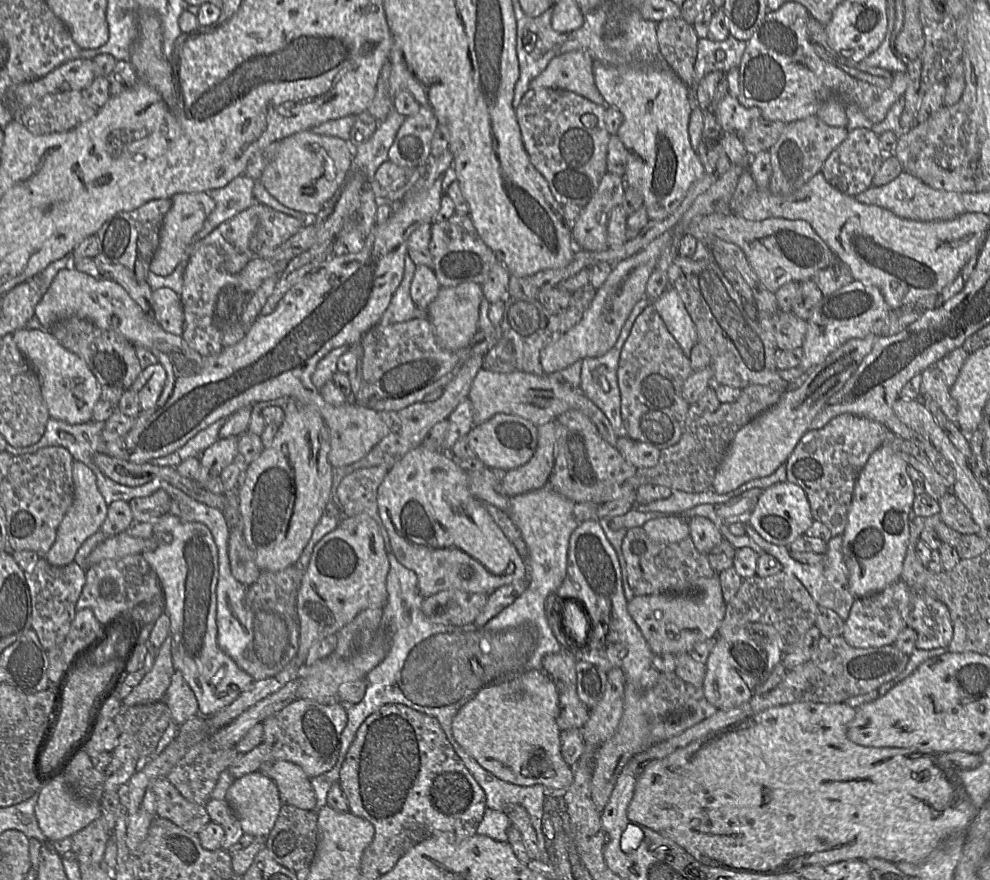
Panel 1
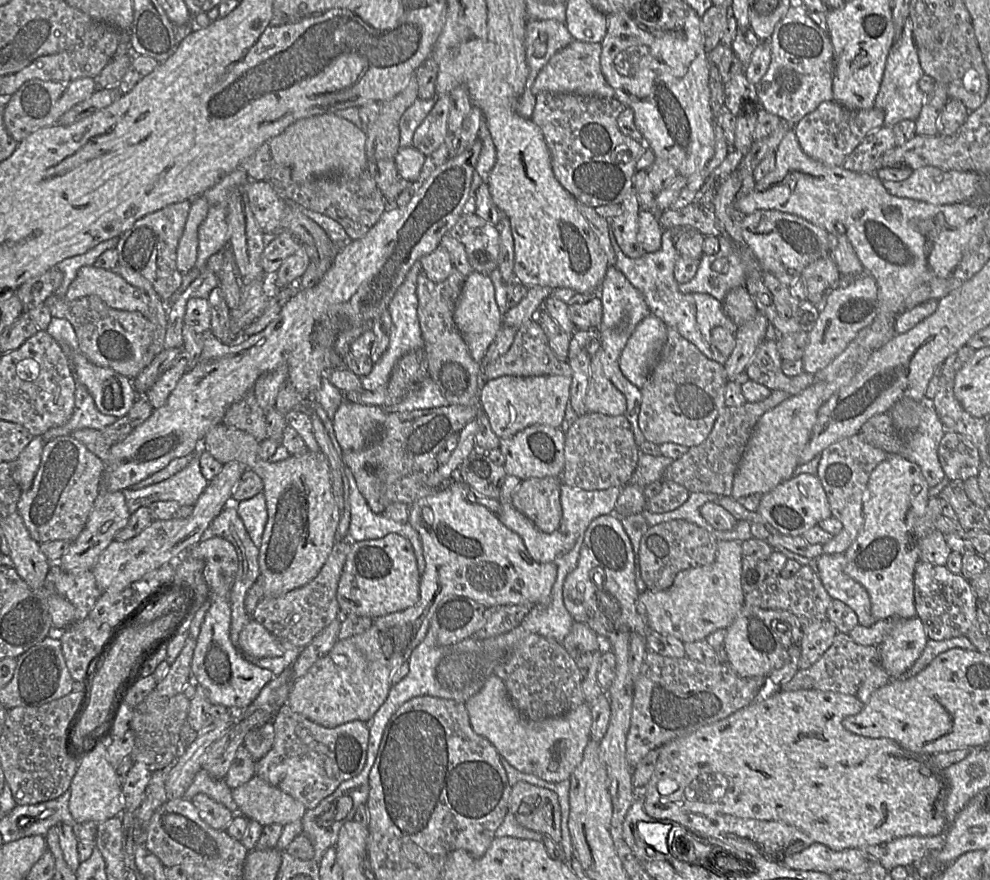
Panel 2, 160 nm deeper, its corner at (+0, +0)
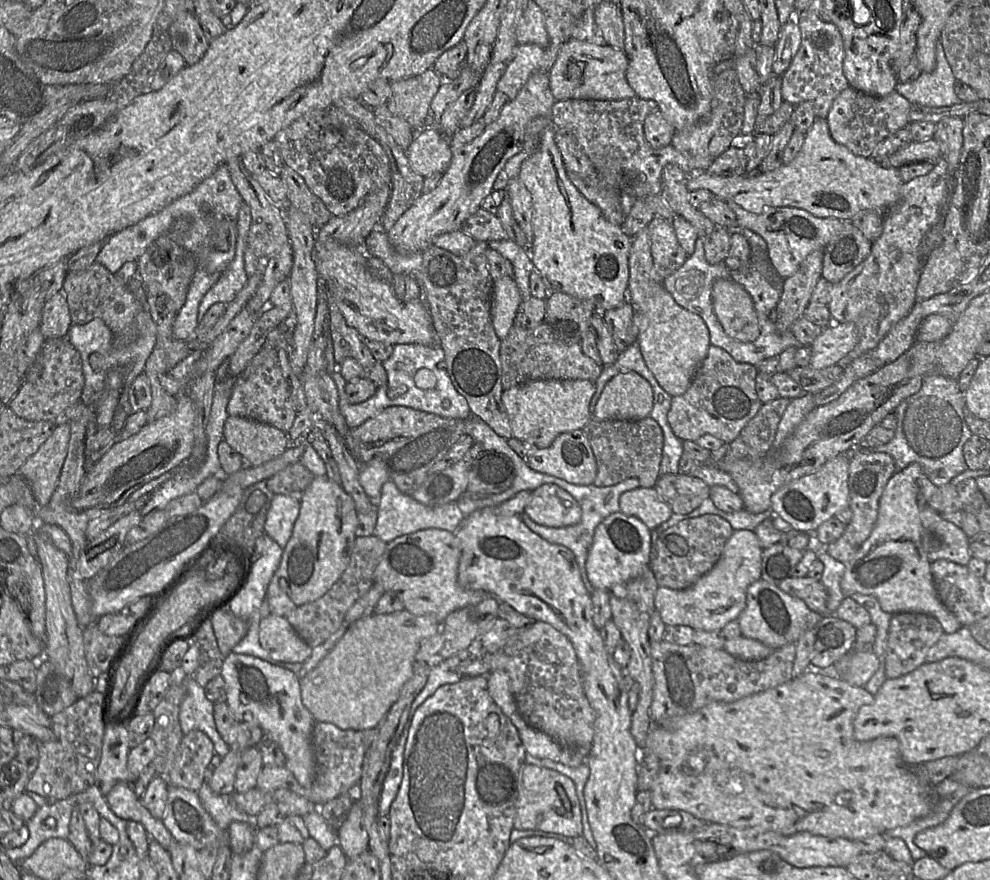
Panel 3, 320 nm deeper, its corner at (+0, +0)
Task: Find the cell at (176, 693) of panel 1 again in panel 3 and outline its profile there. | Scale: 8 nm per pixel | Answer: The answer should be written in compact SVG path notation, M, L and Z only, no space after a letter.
M215 702L213 711L216 729L225 743L233 749L257 747L265 733L254 723L237 719L226 702Z

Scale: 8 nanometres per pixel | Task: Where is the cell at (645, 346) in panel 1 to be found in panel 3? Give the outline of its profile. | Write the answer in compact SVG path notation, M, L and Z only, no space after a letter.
M710 345L687 391L672 397L667 418L675 436L682 441L696 441L707 434L724 443L736 439L763 405L756 392L758 374L755 365L739 363L722 348Z

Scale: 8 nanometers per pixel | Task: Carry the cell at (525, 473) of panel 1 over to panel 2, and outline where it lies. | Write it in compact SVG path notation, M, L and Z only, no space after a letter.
M560 478L522 480L513 493L511 504L542 532L554 532L562 518Z

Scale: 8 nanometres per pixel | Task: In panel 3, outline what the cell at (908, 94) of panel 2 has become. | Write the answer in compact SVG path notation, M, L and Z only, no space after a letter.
M938 41L935 69L930 73L922 72L917 79L910 82L898 81L895 91L911 104L930 107L951 106L962 102L954 91L956 80Z

